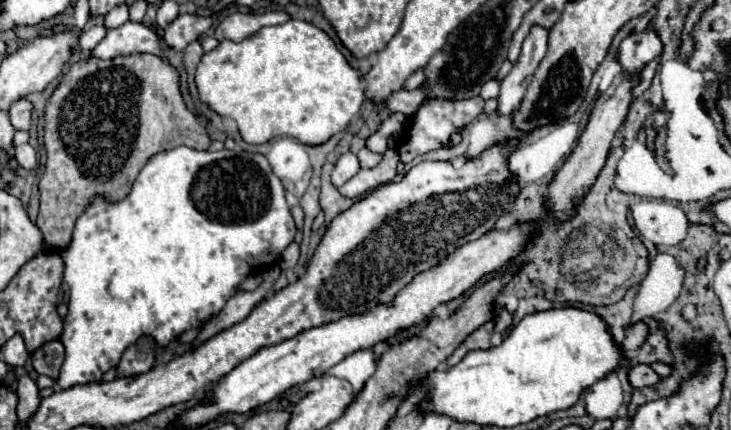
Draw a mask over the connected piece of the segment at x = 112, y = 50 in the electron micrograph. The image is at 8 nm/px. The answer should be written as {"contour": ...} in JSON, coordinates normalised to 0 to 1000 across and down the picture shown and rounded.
{"contour":[[[170,53],[161,67],[150,67],[145,86],[123,119],[123,133],[134,137],[156,137],[161,128],[181,128],[181,123],[211,123],[219,128],[219,95],[213,77],[208,77],[194,53]]]}

